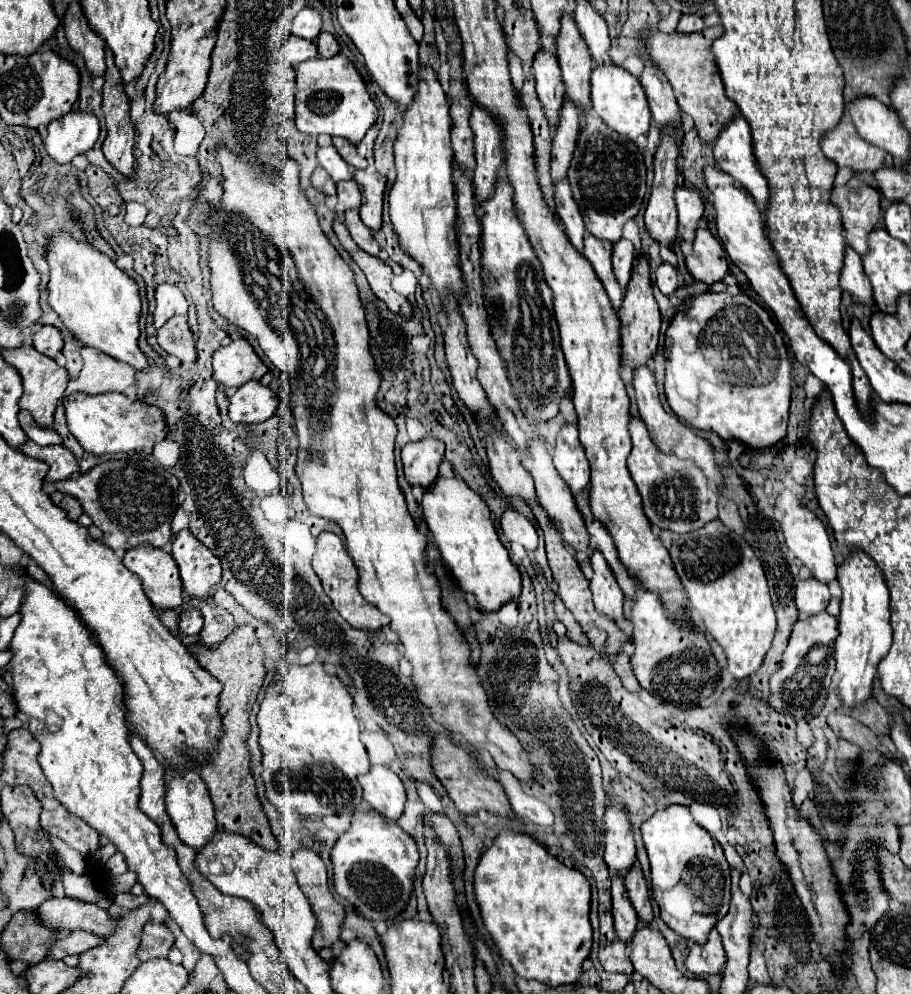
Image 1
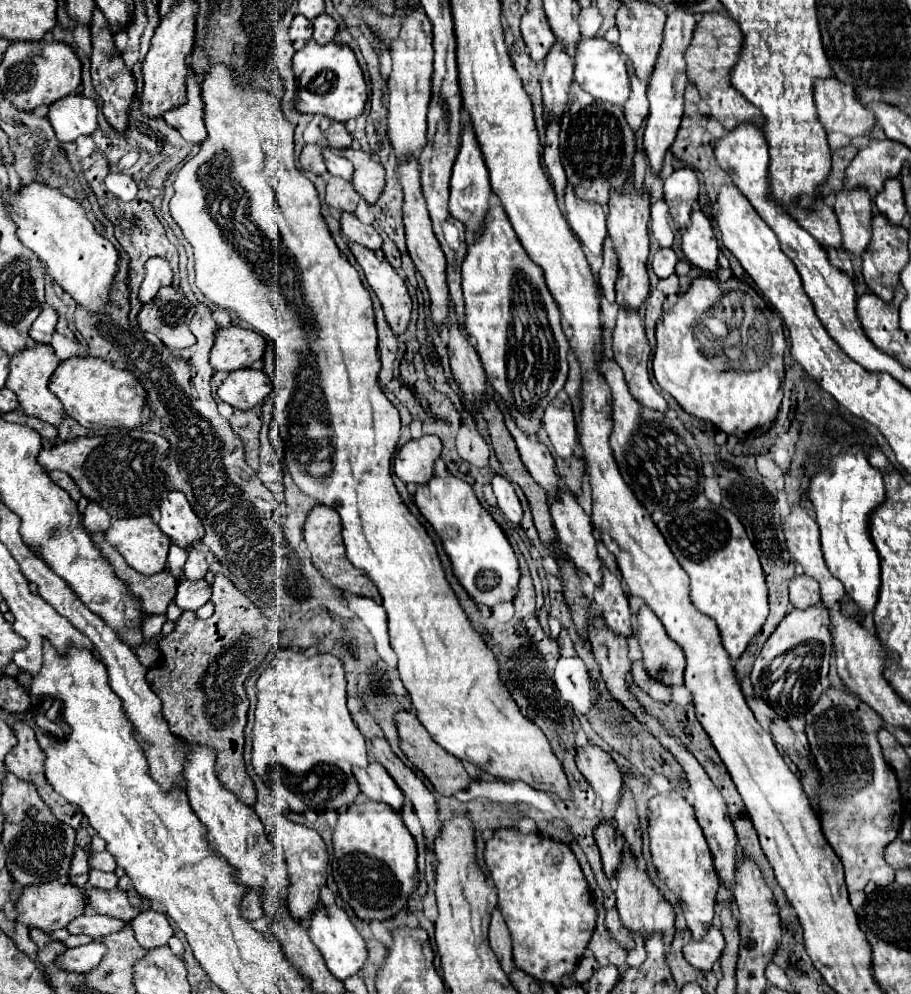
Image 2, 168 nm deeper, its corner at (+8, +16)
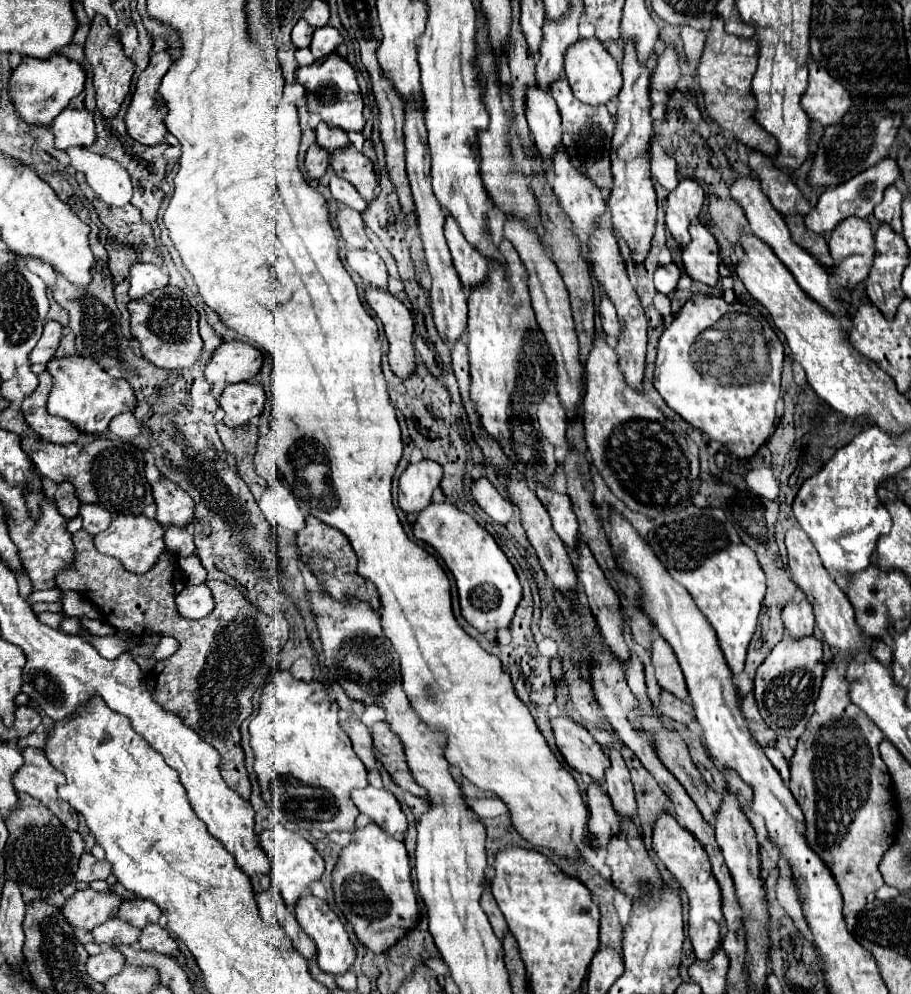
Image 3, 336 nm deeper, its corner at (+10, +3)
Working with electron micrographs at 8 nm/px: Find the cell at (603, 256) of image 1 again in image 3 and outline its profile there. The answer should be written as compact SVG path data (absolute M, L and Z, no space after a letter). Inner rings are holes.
M559 143L559 147L555 151L557 153L553 155L553 179L551 179L553 191L559 197L561 207L569 215L571 223L575 225L575 229L585 237L585 235L589 235L593 231L593 225L599 221L599 215L603 215L603 211L605 211L605 199L603 199L599 187L585 173L581 173L579 169L575 169L571 165L569 155L565 153L563 143Z

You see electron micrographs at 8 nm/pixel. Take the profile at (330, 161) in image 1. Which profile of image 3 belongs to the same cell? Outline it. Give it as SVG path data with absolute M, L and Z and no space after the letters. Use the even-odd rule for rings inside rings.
M331 175L329 189L331 189L333 197L335 197L341 205L347 205L347 207L351 207L351 209L355 209L355 211L359 211L359 213L363 213L363 211L367 209L367 203L363 201L363 197L357 193L357 189L355 189L349 181L345 181L345 179L337 177L337 175Z

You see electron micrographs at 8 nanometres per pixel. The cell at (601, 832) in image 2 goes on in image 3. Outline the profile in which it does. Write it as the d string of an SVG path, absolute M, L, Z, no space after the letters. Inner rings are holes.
M591 781L589 787L587 787L587 805L589 805L589 811L591 811L589 831L597 837L595 845L603 847L603 845L609 843L609 837L613 833L617 833L619 823L621 823L619 815L615 813L607 791L597 781Z

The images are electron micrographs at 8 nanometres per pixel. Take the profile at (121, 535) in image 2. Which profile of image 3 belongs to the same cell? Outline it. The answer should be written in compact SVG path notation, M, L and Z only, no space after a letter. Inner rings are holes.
M115 515L109 527L95 535L95 545L97 549L101 549L101 553L119 557L125 569L129 569L131 573L145 573L157 563L157 557L165 549L163 533L165 527L161 527L155 519L147 519L145 515Z

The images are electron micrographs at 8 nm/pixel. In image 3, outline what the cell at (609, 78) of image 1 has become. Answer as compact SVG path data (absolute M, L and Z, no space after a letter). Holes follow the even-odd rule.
M597 37L579 39L575 45L569 45L569 49L565 51L565 75L573 95L589 105L605 105L609 99L617 97L623 81L617 61L607 53Z

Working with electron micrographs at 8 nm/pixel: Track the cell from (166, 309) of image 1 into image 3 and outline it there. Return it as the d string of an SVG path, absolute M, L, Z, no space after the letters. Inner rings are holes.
M133 263L131 265L131 299L141 299L145 293L159 289L161 285L169 283L169 275L163 267L153 263Z

